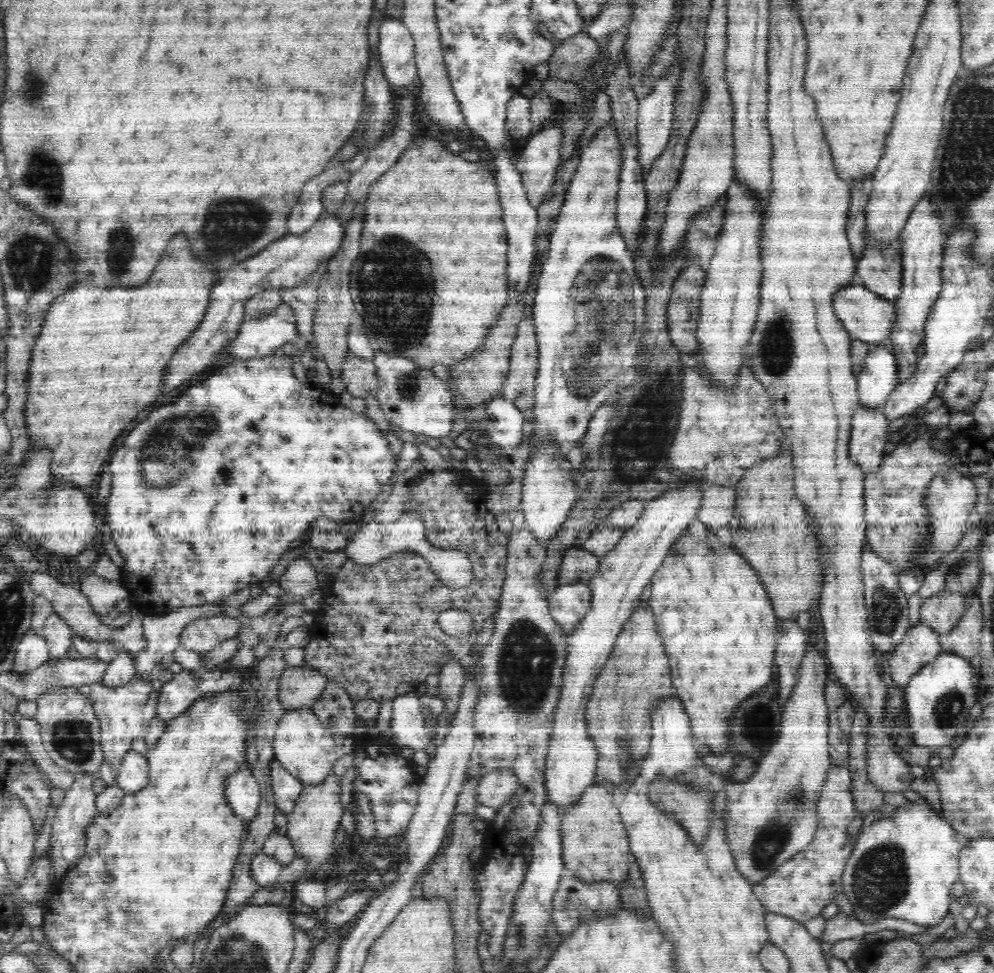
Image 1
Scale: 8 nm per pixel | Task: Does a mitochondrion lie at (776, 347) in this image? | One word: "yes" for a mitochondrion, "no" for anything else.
yes

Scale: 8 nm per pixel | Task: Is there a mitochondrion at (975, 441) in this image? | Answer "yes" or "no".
no

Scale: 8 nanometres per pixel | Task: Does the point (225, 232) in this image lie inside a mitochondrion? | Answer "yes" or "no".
yes

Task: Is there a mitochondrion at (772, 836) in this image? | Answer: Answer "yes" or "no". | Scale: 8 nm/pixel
yes

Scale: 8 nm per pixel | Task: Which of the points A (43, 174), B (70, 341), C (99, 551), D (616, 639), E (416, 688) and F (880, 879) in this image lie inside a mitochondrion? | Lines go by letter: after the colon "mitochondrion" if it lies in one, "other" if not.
A: mitochondrion
B: other
C: other
D: other
E: other
F: mitochondrion

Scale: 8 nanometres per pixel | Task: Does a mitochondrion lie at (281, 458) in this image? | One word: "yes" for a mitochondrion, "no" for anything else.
no

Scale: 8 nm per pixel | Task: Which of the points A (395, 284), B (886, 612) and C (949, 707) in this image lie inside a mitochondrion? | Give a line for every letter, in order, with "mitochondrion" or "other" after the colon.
A: mitochondrion
B: mitochondrion
C: mitochondrion

